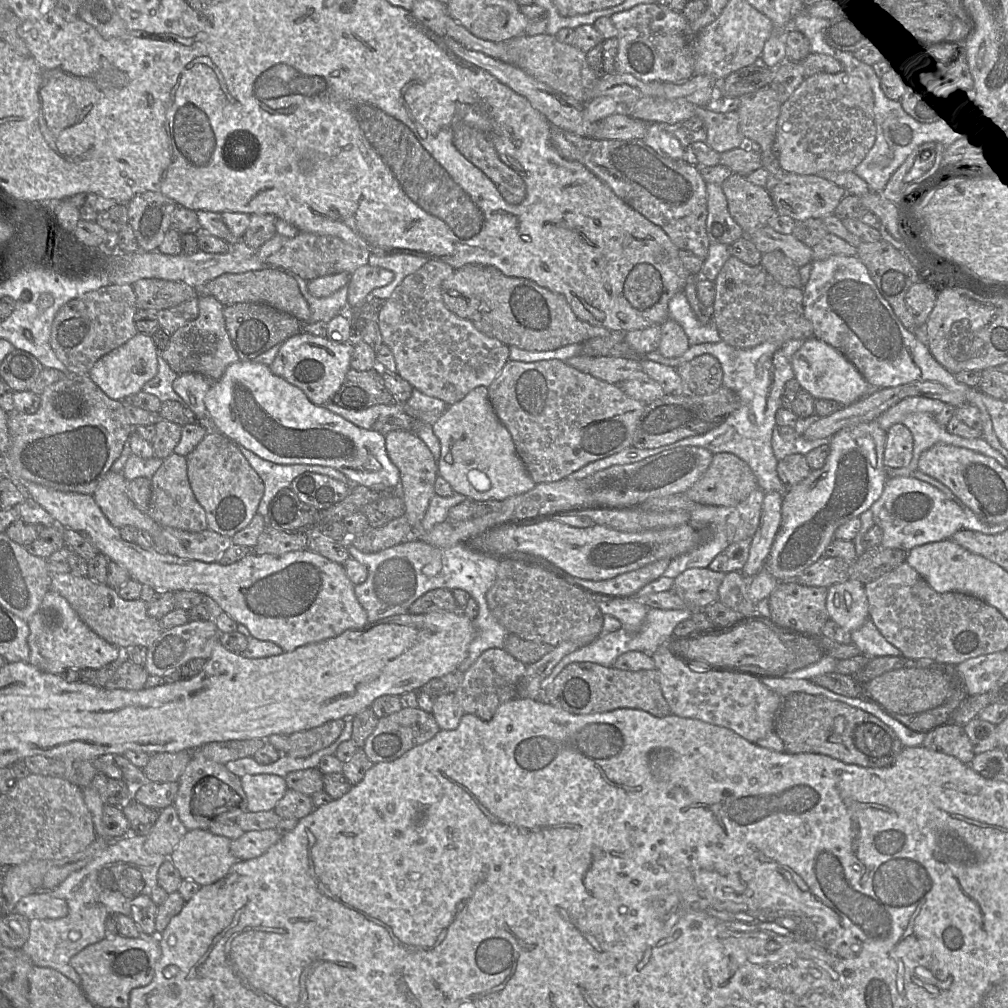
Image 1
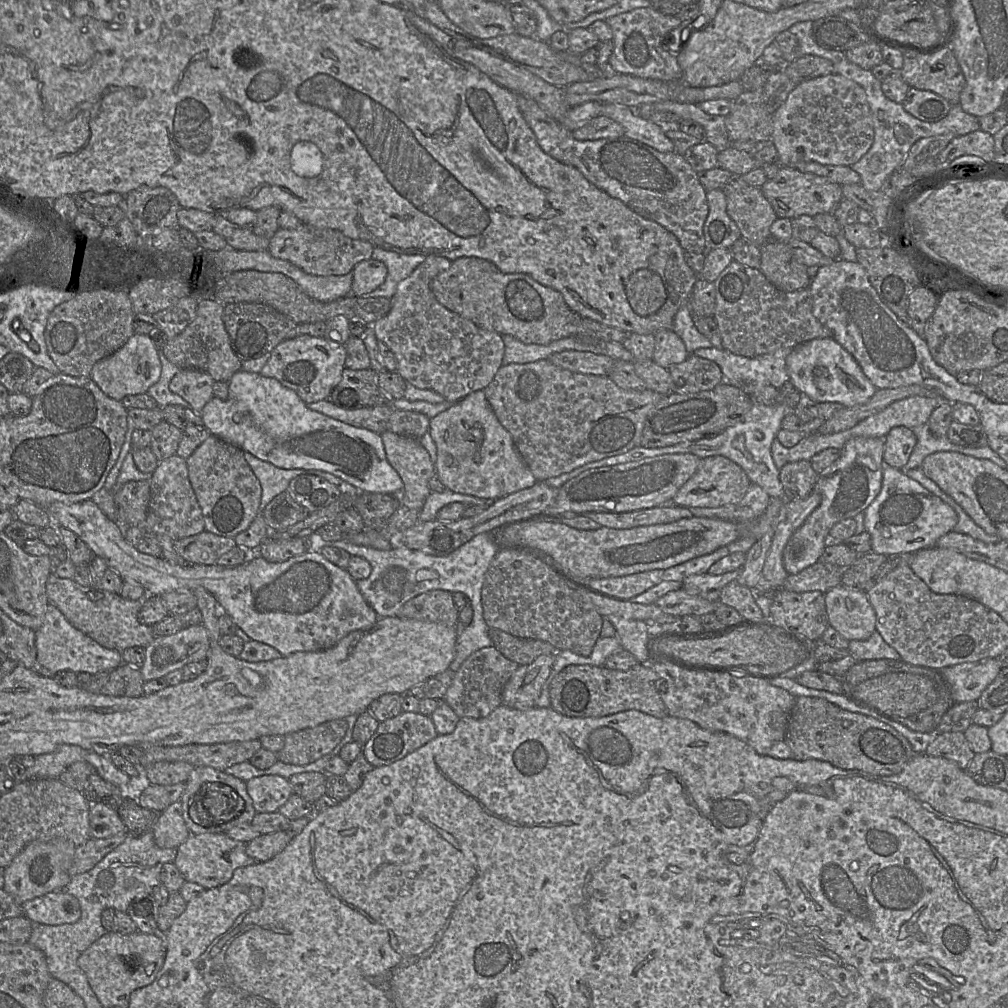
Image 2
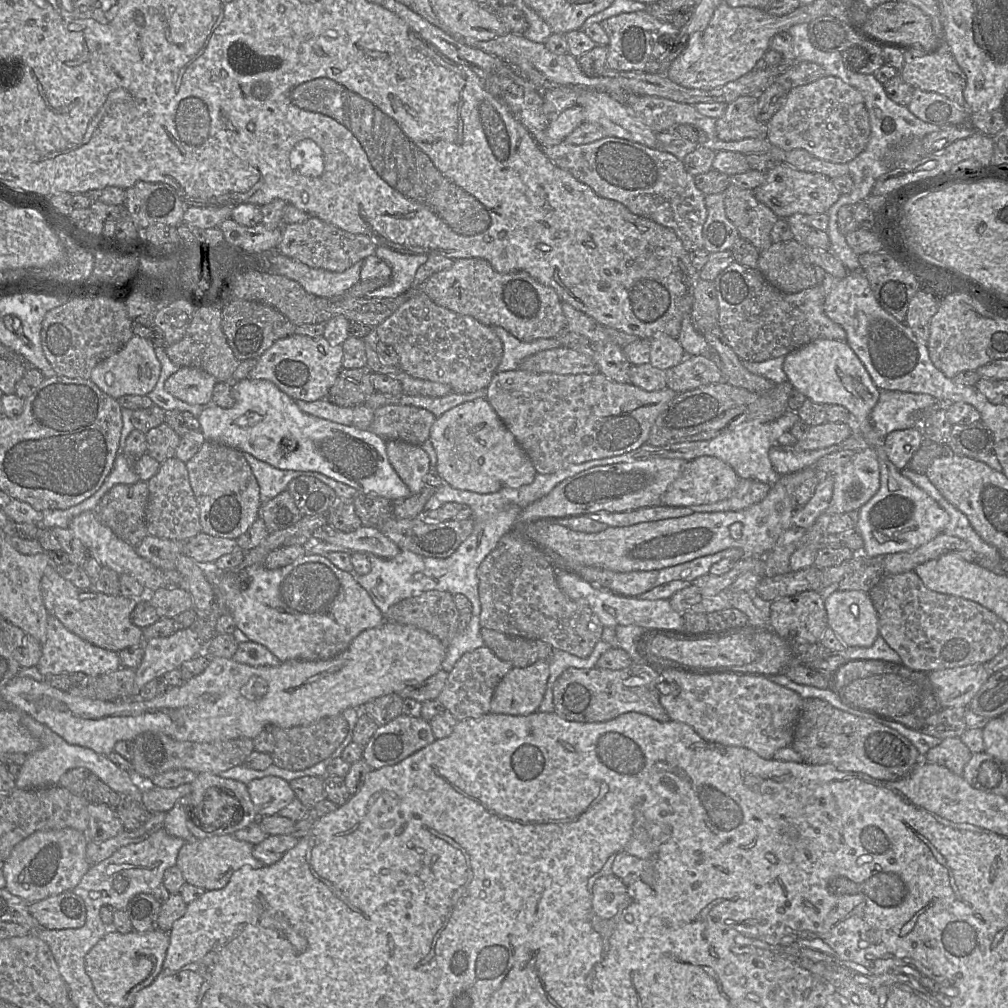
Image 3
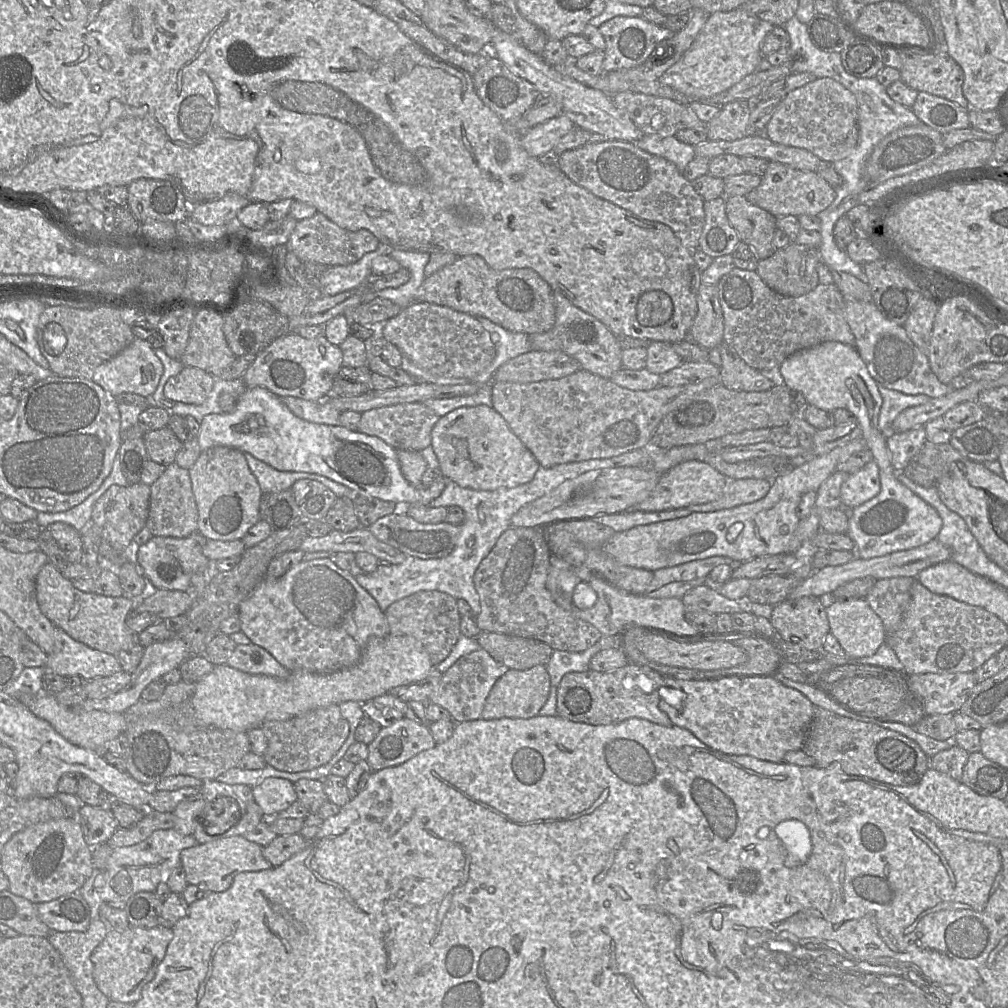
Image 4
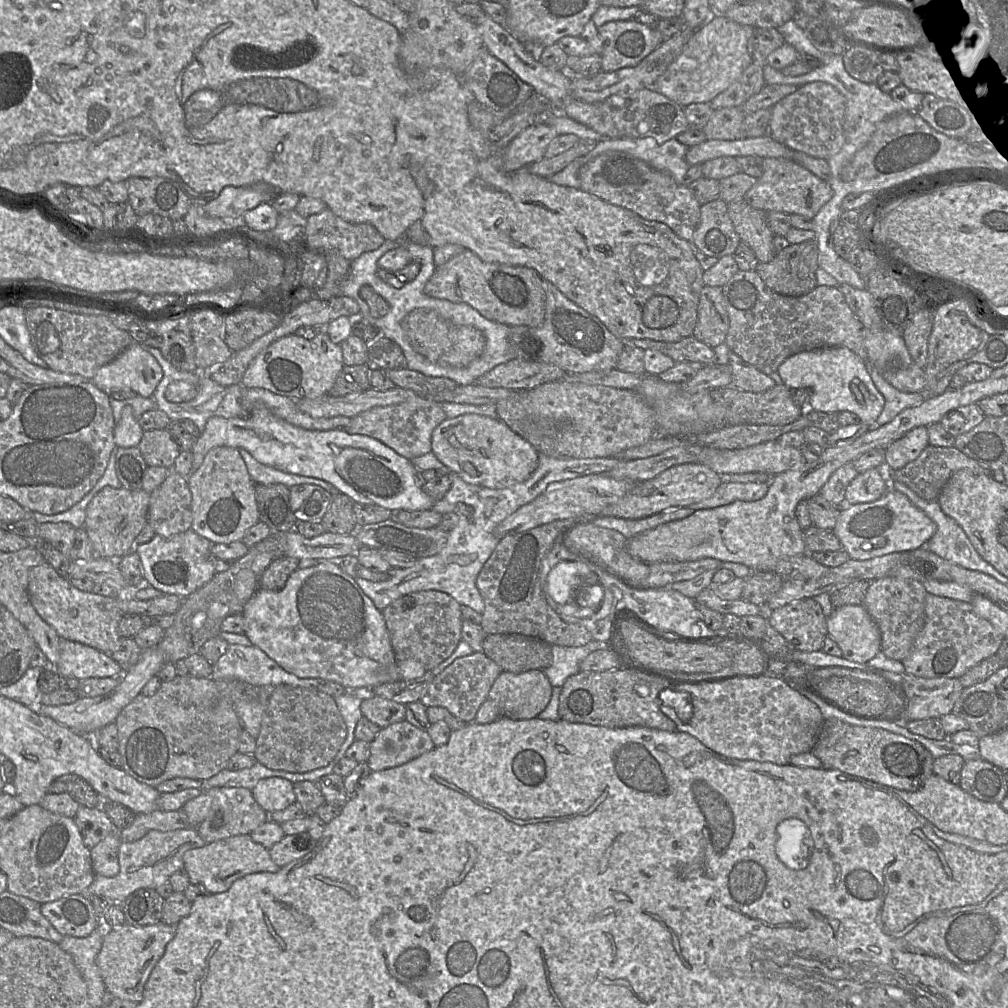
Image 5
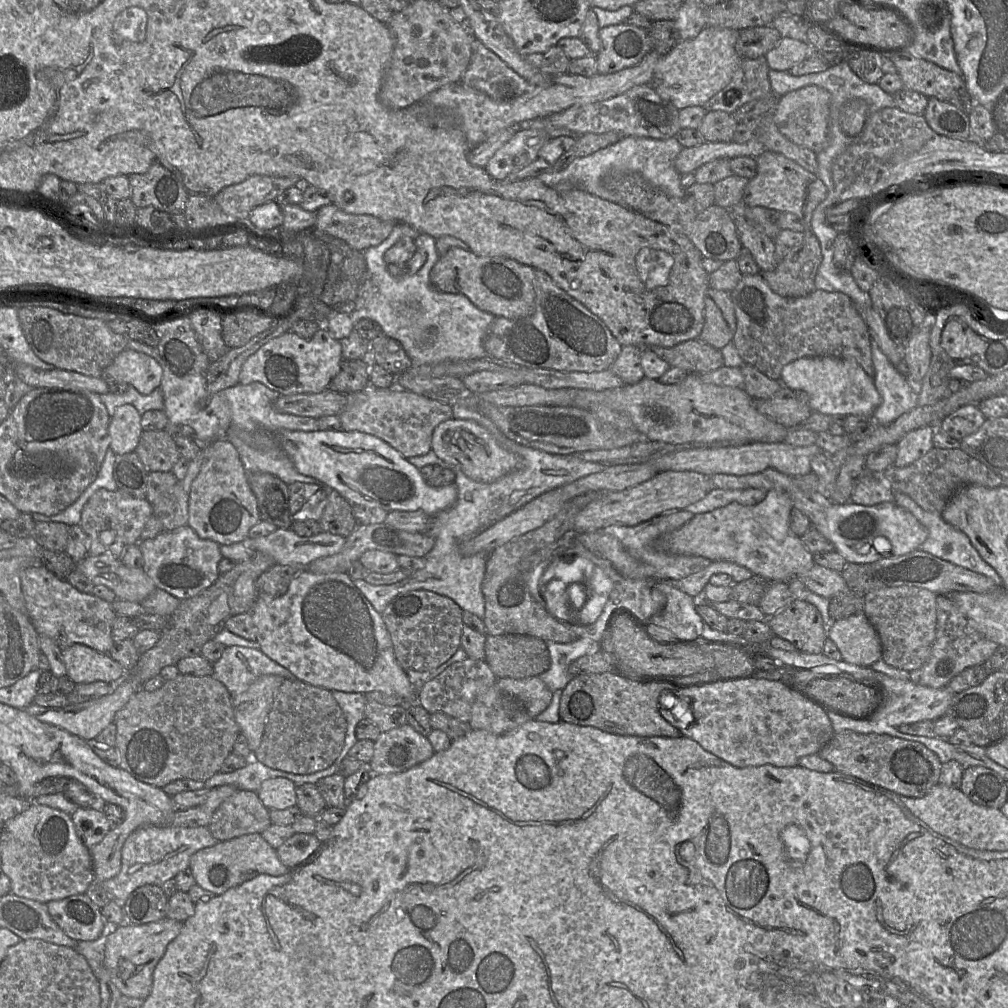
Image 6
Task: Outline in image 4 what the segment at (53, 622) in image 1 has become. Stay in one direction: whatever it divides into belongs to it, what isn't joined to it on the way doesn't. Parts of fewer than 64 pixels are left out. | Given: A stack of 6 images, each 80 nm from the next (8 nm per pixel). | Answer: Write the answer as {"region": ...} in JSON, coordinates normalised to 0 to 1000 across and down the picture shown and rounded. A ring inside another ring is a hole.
{"region":[[[54,623],[53,633],[53,645],[47,650],[46,665],[61,671],[78,670],[83,676],[122,666],[115,650],[92,644],[72,634],[61,623]]]}

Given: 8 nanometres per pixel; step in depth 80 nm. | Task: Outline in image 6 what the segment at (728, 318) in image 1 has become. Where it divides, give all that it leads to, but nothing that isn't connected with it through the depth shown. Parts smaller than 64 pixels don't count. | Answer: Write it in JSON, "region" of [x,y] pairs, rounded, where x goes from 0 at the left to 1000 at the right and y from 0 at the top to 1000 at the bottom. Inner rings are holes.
{"region":[[[756,272],[737,273],[724,290],[730,313],[730,328],[726,336],[737,358],[760,372],[772,377],[777,364],[793,355],[827,353],[847,357],[867,375],[867,364],[861,325],[845,298],[835,290],[808,288],[801,294],[777,295],[769,291]]]}

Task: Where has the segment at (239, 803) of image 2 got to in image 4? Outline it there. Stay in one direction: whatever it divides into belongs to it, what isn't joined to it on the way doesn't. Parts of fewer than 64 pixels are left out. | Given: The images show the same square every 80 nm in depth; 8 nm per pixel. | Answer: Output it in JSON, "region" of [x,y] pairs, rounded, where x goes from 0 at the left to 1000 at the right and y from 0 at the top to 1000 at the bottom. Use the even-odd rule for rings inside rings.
{"region":[[[216,790],[211,796],[204,796],[195,813],[205,827],[220,827],[238,813],[238,802],[232,792]]]}

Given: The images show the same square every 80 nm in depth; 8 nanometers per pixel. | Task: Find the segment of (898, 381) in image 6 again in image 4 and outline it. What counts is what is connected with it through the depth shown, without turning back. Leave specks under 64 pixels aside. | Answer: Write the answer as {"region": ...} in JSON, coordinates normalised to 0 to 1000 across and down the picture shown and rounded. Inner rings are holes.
{"region":[[[871,382],[875,393],[875,402],[871,415],[871,425],[873,429],[879,432],[883,431],[885,419],[898,406],[915,402],[924,395],[917,391],[900,392],[893,388],[883,387]]]}

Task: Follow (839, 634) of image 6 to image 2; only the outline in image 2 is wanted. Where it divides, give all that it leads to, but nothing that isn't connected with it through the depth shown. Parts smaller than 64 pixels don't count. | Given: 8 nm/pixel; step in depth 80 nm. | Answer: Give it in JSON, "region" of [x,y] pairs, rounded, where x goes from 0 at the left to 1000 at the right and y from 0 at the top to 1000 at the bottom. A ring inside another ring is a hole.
{"region":[[[832,579],[818,588],[821,618],[840,635],[859,635],[869,625],[869,608],[860,588]]]}

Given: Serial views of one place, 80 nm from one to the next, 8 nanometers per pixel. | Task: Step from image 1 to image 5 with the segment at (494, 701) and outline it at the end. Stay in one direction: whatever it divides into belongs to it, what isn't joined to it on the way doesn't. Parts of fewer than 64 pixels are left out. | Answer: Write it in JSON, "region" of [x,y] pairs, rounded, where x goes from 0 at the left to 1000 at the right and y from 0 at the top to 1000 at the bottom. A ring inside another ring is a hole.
{"region":[[[469,647],[464,651],[452,654],[438,668],[432,671],[416,695],[422,701],[442,702],[460,717],[468,717],[475,702],[482,694],[489,678],[498,667],[499,665],[480,647]]]}

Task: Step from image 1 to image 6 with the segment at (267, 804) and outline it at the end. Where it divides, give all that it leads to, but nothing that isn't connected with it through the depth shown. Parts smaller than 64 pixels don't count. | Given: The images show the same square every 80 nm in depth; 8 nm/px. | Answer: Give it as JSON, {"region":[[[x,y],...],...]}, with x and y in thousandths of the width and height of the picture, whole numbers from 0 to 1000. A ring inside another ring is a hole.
{"region":[[[274,771],[261,775],[255,788],[265,803],[281,804],[295,799],[294,781],[290,774]]]}

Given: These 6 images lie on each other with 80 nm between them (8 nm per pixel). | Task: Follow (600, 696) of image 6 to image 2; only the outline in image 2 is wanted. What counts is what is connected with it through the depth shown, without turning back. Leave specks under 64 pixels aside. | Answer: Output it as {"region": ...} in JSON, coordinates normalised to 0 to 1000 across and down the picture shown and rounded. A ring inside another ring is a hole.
{"region":[[[633,658],[622,666],[606,665],[599,661],[564,660],[546,679],[547,702],[558,709],[573,712],[593,712],[622,704],[658,712],[664,708],[654,688],[653,673],[645,659]]]}

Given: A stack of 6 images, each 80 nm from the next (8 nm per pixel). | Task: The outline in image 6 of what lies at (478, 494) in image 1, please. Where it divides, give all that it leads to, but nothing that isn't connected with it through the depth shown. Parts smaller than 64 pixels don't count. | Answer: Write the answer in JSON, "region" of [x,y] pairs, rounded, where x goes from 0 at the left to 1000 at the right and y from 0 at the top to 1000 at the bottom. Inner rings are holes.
{"region":[[[447,415],[438,419],[430,428],[429,447],[442,459],[454,463],[466,475],[487,479],[518,464],[518,455],[497,443],[487,431],[469,417]]]}

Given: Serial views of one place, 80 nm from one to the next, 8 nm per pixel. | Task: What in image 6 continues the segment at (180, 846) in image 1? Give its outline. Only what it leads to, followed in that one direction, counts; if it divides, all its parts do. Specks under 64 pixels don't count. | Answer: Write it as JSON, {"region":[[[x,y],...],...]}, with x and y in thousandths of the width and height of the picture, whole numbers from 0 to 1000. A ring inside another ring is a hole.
{"region":[[[258,826],[241,828],[199,842],[189,849],[188,861],[194,877],[214,888],[219,888],[256,868],[280,869],[289,863],[279,855],[274,843]]]}

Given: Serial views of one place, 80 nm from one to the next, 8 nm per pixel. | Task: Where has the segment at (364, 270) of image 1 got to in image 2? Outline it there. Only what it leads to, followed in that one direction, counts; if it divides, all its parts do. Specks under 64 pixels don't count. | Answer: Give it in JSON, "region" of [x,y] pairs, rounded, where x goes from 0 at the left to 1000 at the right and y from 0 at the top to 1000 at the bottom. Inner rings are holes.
{"region":[[[366,257],[353,262],[350,267],[348,291],[360,294],[379,283],[384,275],[385,267],[379,259]]]}

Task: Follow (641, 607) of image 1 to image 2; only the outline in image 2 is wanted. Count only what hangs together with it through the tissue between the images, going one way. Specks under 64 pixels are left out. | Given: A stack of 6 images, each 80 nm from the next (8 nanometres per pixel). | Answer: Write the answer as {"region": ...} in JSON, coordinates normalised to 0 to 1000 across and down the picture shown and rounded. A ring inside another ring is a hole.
{"region":[[[605,610],[603,614],[611,625],[611,632],[614,634],[617,643],[624,646],[633,658],[644,659],[640,641],[644,631],[644,620],[635,615],[620,614],[608,610]]]}

